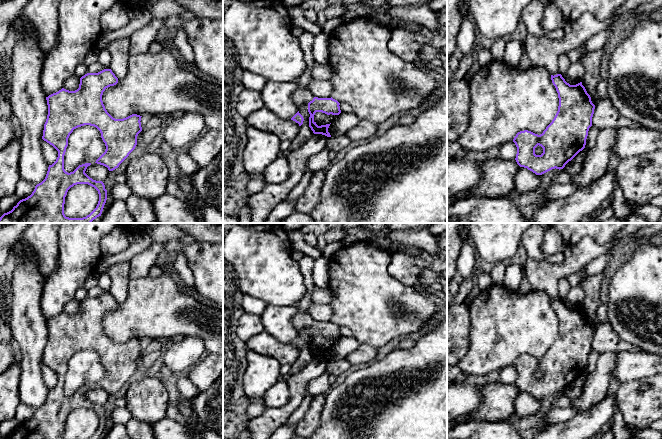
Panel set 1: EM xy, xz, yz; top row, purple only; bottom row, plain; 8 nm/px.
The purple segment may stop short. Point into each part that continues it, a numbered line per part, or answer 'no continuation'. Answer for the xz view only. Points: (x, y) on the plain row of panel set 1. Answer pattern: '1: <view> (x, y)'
no continuation

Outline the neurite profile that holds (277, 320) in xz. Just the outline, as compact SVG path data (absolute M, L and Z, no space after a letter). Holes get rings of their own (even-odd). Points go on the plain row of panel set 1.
M267 305L260 315L265 331L277 341L291 343L298 336L298 331L292 324L297 311L296 306Z

